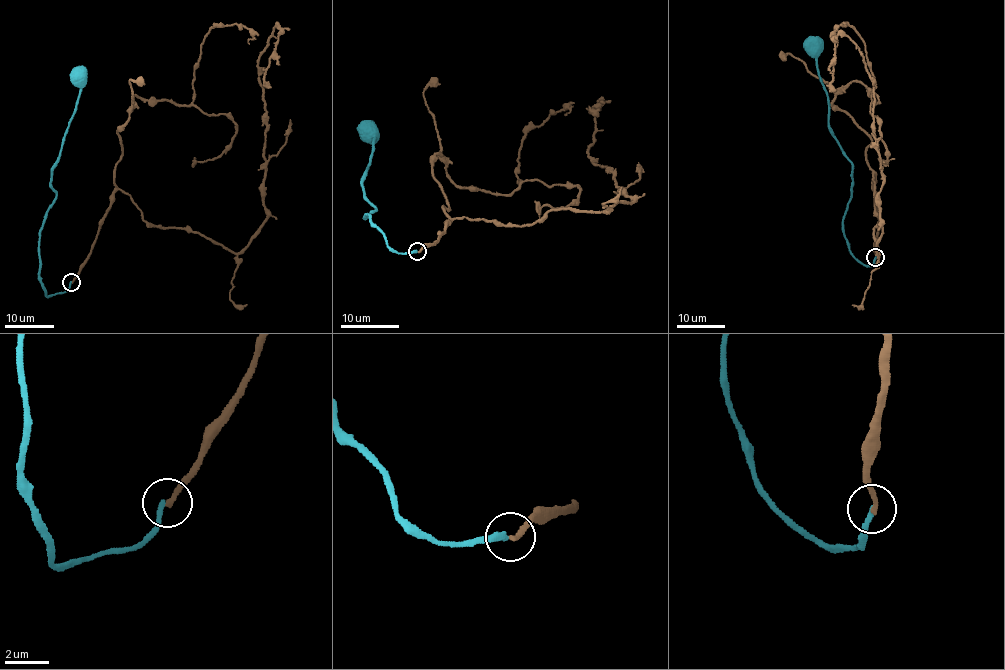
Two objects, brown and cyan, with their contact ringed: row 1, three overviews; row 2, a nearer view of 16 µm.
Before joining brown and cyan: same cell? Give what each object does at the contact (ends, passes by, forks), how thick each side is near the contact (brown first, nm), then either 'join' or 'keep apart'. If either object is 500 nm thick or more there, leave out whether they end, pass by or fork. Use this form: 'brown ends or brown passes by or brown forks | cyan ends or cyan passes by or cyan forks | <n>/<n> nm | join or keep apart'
brown ends | cyan ends | 240/240 nm | keep apart

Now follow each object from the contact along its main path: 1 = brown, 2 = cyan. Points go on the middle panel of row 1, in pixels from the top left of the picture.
1: (418, 252), (452, 219), (531, 225), (552, 210), (634, 200), (589, 158), (600, 104), (590, 111), (599, 108)
2: (416, 252), (397, 253), (371, 217), (365, 217), (376, 209), (365, 198), (361, 183), (374, 143), (369, 135)

